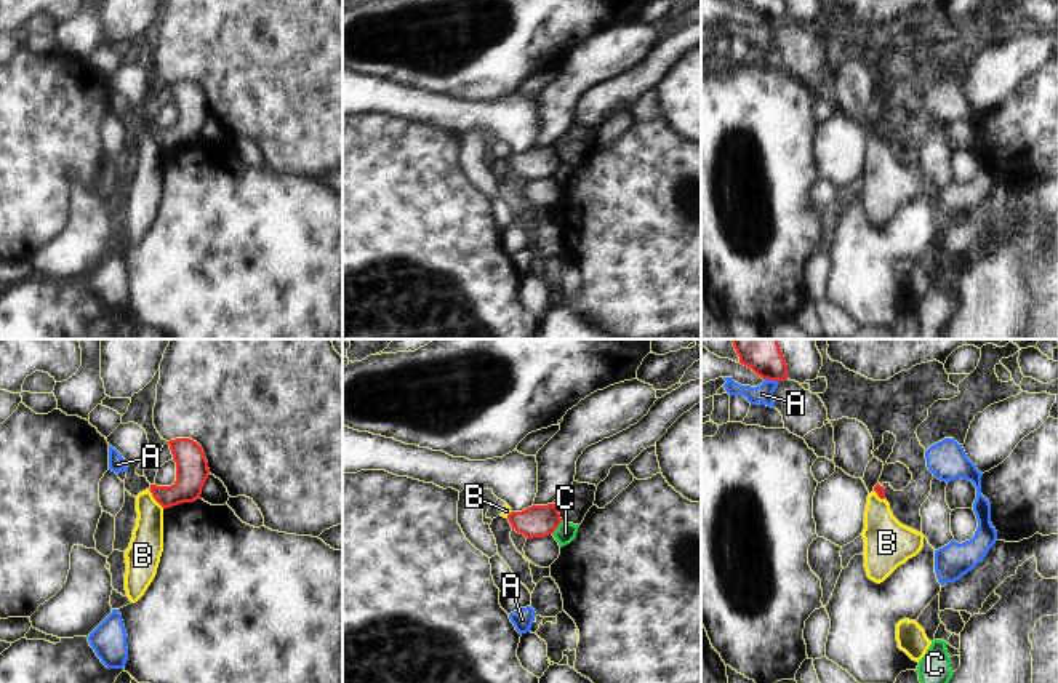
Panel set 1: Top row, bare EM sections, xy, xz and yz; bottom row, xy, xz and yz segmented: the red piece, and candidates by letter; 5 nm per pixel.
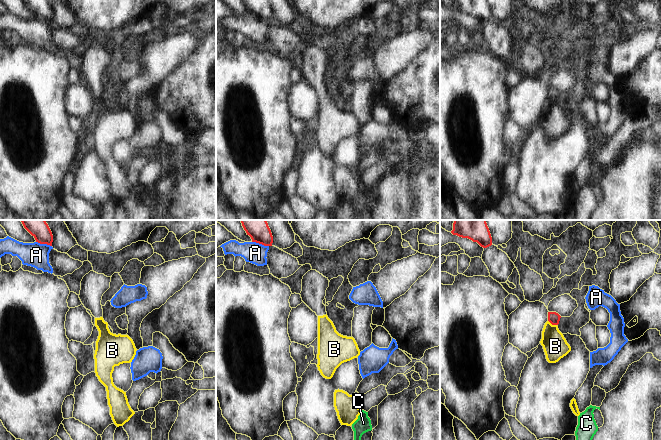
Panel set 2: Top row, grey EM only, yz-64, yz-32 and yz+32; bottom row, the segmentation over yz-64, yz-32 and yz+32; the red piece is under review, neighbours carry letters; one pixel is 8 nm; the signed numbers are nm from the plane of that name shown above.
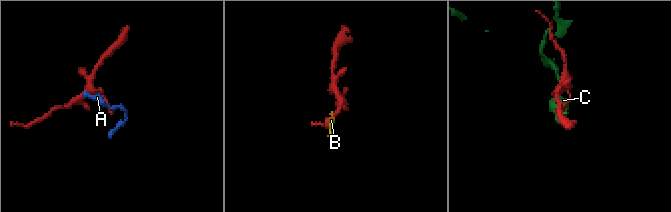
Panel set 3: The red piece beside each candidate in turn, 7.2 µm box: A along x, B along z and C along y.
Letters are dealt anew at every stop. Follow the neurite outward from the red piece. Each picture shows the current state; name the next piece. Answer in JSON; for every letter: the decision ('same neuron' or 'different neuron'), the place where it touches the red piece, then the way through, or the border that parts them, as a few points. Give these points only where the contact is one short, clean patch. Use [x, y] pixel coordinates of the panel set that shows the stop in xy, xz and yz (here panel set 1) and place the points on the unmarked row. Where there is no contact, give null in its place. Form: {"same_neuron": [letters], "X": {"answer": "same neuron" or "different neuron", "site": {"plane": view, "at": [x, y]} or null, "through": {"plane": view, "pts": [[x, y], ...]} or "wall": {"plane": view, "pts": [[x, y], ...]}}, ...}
{"same_neuron": [], "A": {"answer": "different neuron", "site": {"plane": "yz", "at": [772, 21]}, "wall": {"plane": "yz", "pts": [[764, 19], [778, 23]]}}, "B": {"answer": "different neuron", "site": {"plane": "xy", "at": [156, 141]}, "wall": {"plane": "xy", "pts": [[148, 131], [164, 149]]}}, "C": {"answer": "different neuron", "site": {"plane": "xz", "at": [556, 170]}, "wall": {"plane": "xz", "pts": [[562, 163], [551, 175]]}}}

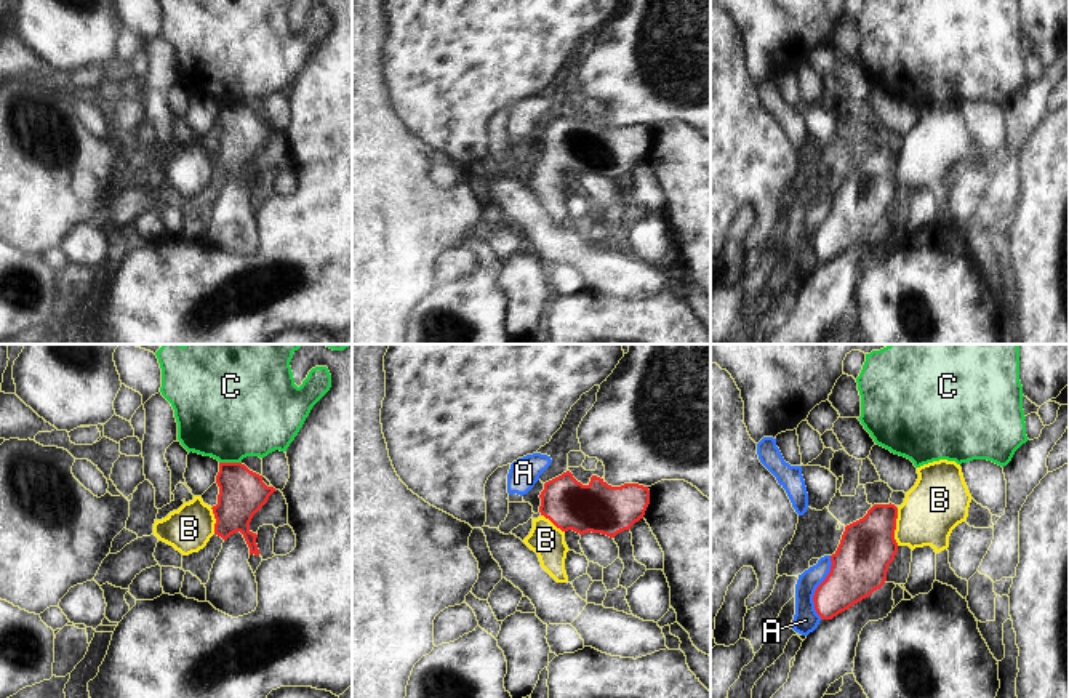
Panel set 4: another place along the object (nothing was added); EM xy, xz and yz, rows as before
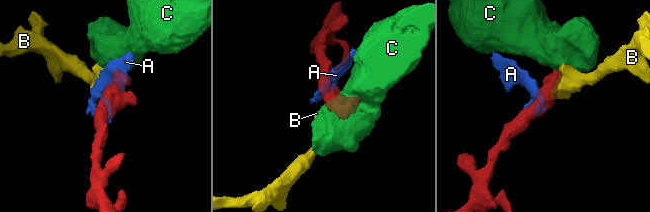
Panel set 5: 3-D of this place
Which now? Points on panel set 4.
{"same_neuron": ["B"], "A": {"answer": "different neuron", "site": {"plane": "yz", "at": [816, 229]}, "wall": {"plane": "yz", "pts": [[831, 197], [831, 212], [813, 237], [813, 250], [820, 260]]}}, "B": {"answer": "same neuron", "site": {"plane": "yz", "at": [895, 168]}, "through": {"plane": "yz", "pts": [[868, 188], [887, 168], [895, 168], [916, 165], [936, 144]]}}, "C": {"answer": "different neuron", "site": {"plane": "xy", "at": [231, 104]}, "wall": {"plane": "xy", "pts": [[220, 103], [240, 104]]}}}

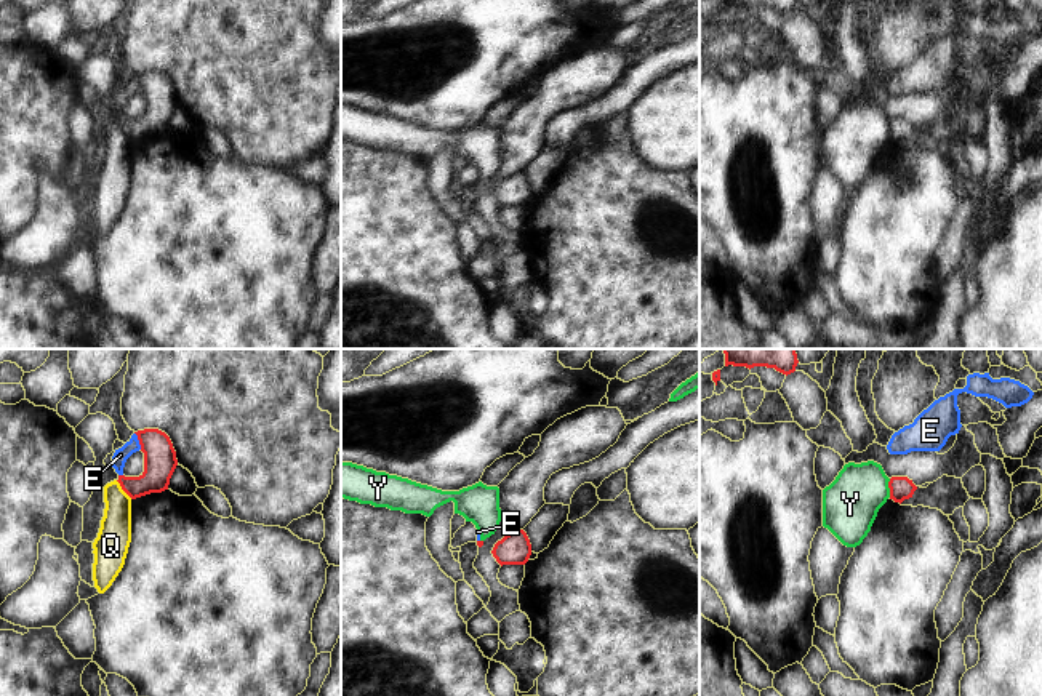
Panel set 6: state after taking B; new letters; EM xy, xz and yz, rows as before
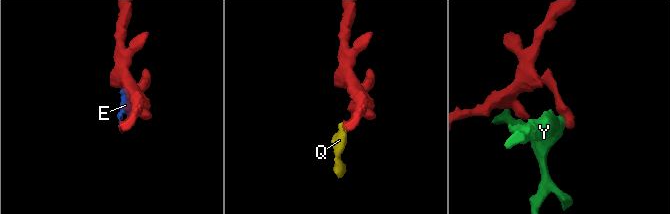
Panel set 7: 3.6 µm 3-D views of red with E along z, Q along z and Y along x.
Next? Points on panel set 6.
{"same_neuron": [], "E": {"answer": "different neuron", "site": {"plane": "xy", "at": [138, 80]}, "wall": {"plane": "xy", "pts": [[135, 74], [141, 90]]}}, "Q": {"answer": "different neuron", "site": {"plane": "xy", "at": [124, 132]}, "wall": {"plane": "xy", "pts": [[116, 122], [132, 140]]}}, "Y": {"answer": "different neuron", "site": {"plane": "yz", "at": [889, 128]}}}

